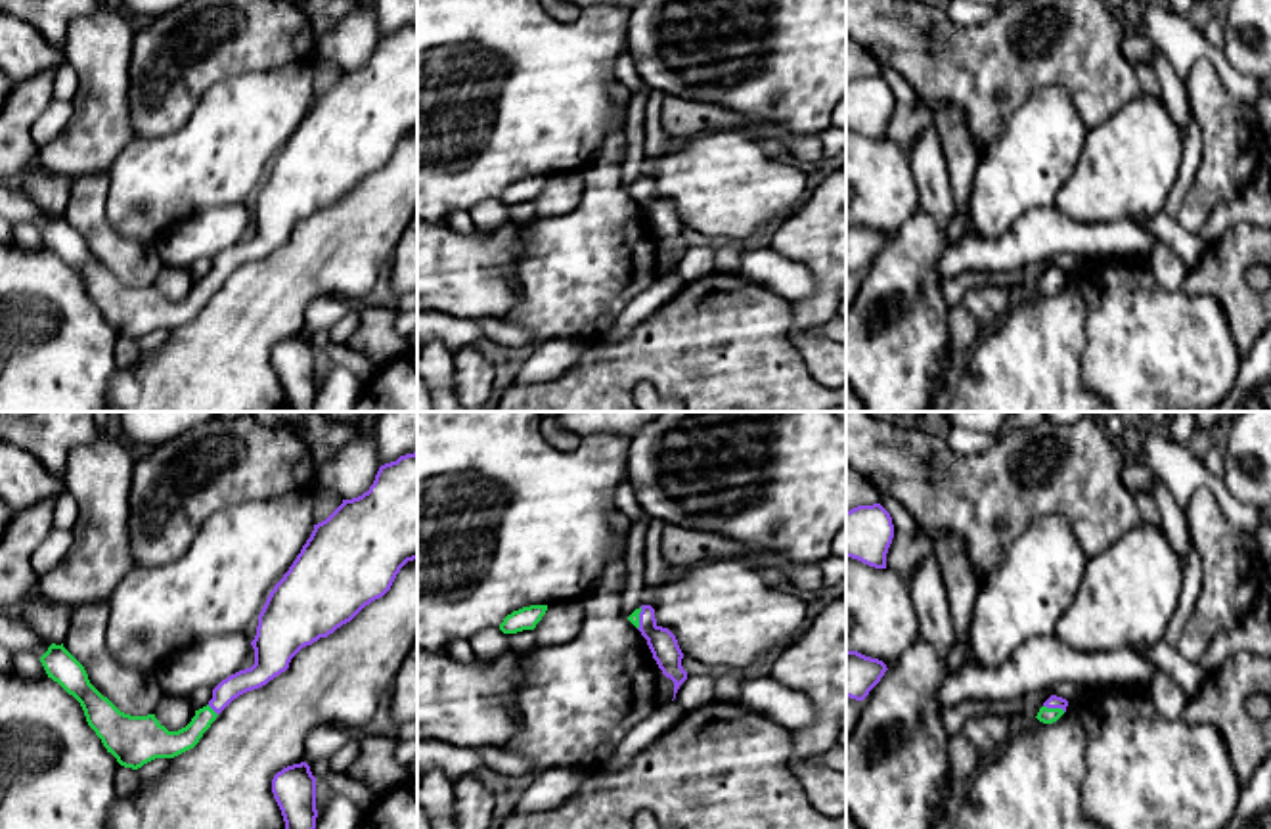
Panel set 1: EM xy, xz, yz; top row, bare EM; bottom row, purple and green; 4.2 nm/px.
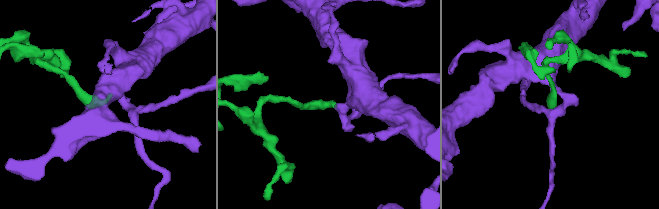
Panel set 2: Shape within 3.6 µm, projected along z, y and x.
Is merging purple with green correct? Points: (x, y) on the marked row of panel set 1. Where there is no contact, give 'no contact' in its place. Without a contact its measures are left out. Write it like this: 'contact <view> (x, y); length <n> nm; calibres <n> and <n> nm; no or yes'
contact yz (1055, 707); length 100 nm; calibres 60 and 70 nm; yes

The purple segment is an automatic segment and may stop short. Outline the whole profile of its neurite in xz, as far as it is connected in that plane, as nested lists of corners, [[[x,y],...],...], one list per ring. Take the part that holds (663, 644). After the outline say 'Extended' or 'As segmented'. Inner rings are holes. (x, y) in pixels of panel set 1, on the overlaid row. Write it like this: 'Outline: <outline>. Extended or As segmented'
Outline: [[[641,605],[628,616],[628,620],[647,639],[653,659],[662,674],[674,682],[676,699],[680,685],[687,680],[687,672],[681,666],[683,653],[676,636],[668,628],[657,624],[655,609],[651,605]]]. Extended

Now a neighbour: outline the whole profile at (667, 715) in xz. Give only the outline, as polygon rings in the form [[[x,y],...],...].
[[[676,701],[658,705],[658,708],[645,722],[628,731],[616,749],[613,762],[601,772],[614,773],[624,770],[643,749],[670,731],[683,718],[683,714],[683,708]]]

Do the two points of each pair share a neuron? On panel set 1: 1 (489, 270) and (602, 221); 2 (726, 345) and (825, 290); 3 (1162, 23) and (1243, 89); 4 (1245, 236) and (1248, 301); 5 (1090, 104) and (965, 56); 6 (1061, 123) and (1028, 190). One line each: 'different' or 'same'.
1: different
2: different
3: same
4: same
5: same
6: same

